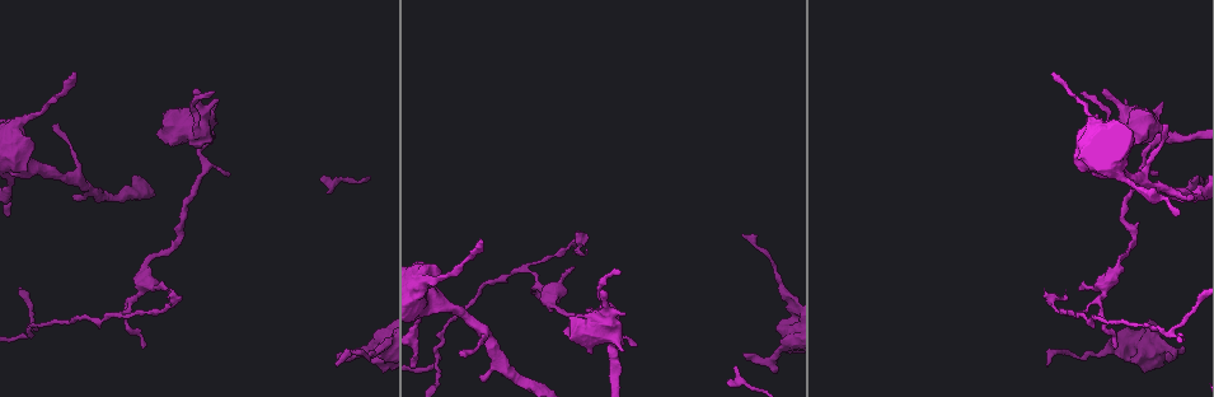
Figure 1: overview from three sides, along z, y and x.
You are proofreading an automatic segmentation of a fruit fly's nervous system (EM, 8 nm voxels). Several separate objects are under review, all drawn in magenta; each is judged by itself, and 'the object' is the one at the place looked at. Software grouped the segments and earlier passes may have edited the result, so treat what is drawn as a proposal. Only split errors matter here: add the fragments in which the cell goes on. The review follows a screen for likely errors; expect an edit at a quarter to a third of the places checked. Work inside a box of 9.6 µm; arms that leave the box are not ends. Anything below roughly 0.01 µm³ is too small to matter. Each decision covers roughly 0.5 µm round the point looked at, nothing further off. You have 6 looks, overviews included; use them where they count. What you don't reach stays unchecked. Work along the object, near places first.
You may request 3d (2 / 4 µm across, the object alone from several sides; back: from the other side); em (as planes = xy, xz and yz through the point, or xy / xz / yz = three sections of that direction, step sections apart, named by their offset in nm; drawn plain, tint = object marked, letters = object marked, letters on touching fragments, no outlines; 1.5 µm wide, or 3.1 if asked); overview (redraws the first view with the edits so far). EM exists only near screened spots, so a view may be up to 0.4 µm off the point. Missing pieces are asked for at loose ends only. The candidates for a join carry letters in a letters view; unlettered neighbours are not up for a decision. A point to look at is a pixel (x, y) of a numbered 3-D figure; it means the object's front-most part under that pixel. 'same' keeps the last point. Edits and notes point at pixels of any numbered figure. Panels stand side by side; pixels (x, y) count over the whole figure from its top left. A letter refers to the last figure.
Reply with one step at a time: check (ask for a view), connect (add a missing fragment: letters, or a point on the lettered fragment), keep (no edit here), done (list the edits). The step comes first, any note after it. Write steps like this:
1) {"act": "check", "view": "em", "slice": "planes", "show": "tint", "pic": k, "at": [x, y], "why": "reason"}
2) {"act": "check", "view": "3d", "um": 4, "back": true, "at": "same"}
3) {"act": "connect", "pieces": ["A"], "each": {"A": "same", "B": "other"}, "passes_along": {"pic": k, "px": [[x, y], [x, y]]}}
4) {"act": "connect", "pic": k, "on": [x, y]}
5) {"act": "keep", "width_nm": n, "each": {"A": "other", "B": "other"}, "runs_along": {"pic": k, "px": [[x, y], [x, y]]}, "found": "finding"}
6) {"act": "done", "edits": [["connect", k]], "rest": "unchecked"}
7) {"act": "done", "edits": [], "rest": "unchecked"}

{"act": "check", "view": "em", "slice": "planes", "show": "plain", "pic": 1, "at": [164, 290], "why": "an open end"}

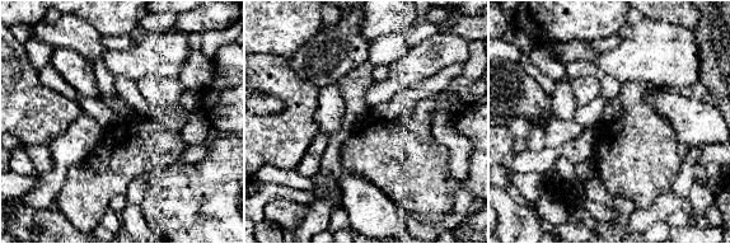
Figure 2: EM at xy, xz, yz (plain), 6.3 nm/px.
{"act": "check", "view": "em", "slice": "planes", "show": "letters", "at": "same"}

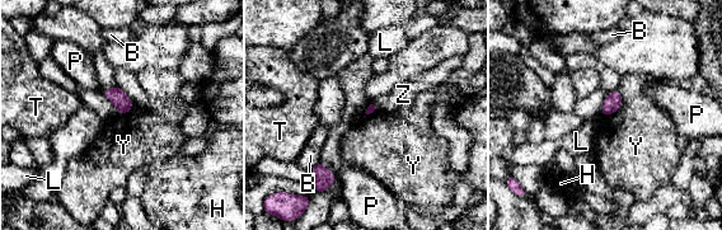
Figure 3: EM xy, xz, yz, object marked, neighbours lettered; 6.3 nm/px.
{"act": "keep", "each": {"B": "other", "H": "other", "L": "other", "P": "other", "T": "other", "Y": "other", "Z": "other"}, "border": {"pic": 3, "px": [[619, 89], [620, 106], [604, 116]]}, "found": "none of them fits"}

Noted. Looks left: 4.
{"act": "check", "view": "em", "slice": "xz", "step": 4, "show": "letters", "pic": 1, "at": [73, 73], "why": "tapers out"}

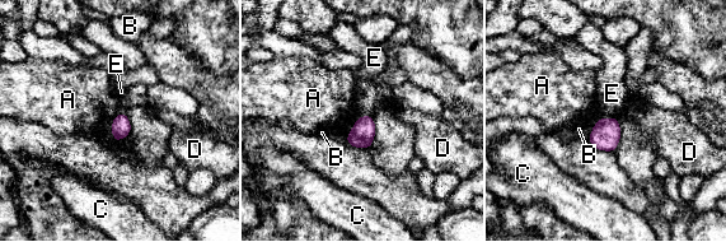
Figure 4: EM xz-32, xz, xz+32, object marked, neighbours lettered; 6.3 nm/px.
{"act": "keep", "each": {"A": "other", "B": "other", "C": "other", "D": "other", "E": "other"}, "border": {"pic": 4, "px": [[118, 113], [111, 126], [115, 142]]}, "found": "no lettered fragment goes on from it"}

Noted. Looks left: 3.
{"act": "check", "view": "em", "slice": "xz", "step": 8, "show": "letters", "pic": 1, "at": [214, 90], "why": "an open end"}

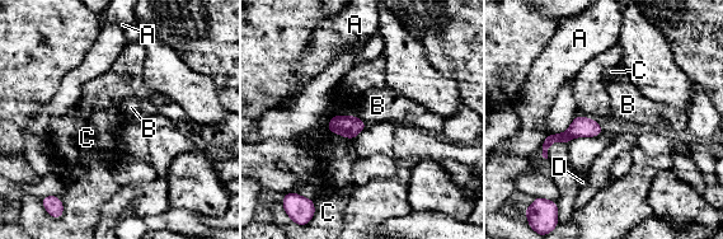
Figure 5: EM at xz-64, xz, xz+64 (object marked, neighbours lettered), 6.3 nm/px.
{"act": "keep", "each": {"A": "other", "B": "other", "C": "other", "D": "other"}, "border": {"pic": 5, "px": [[355, 115], [334, 115], [332, 117]]}, "found": "none of them fits"}

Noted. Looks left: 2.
{"act": "done", "edits": [], "rest": "unchecked"}

